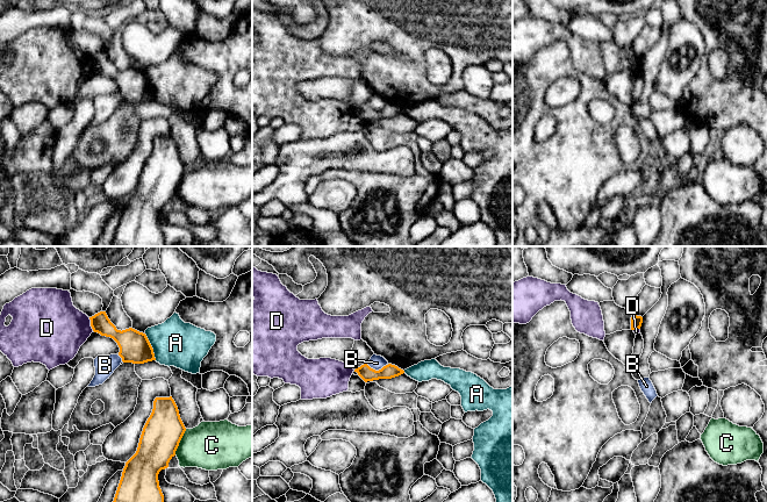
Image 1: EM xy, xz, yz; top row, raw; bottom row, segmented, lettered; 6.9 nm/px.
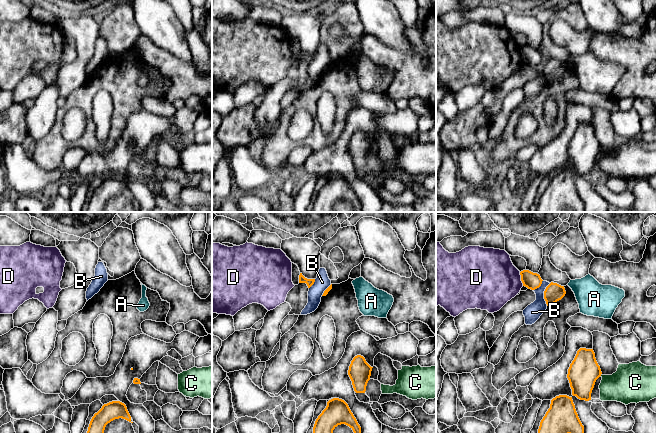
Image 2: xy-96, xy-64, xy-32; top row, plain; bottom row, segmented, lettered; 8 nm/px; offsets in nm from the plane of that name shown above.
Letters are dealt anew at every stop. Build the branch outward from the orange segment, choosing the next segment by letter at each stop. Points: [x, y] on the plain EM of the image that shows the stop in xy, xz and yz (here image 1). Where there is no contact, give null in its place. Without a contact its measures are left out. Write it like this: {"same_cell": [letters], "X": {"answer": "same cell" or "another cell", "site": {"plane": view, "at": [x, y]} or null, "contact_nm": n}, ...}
{"same_cell": [], "A": {"answer": "another cell", "site": {"plane": "xy", "at": [151, 86]}, "contact_nm": 200}, "B": {"answer": "another cell", "site": {"plane": "xz", "at": [379, 109]}, "contact_nm": 160}, "C": {"answer": "another cell", "site": {"plane": "xy", "at": [179, 181]}, "contact_nm": 200}, "D": {"answer": "another cell", "site": {"plane": "xy", "at": [91, 64]}, "contact_nm": 100}}

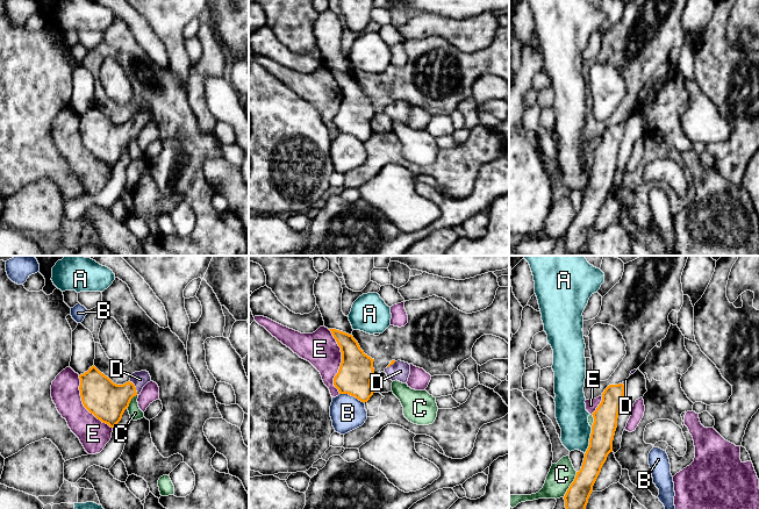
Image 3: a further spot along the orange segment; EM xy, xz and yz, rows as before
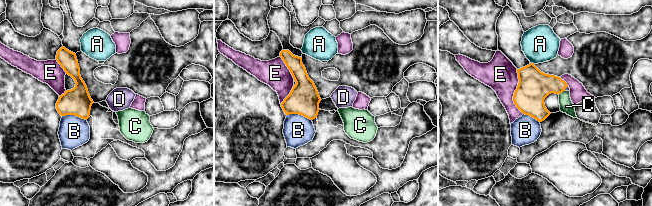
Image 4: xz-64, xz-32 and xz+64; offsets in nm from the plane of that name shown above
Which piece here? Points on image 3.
{"same_cell": ["D"], "A": {"answer": "another cell", "site": {"plane": "yz", "at": [589, 180]}, "contact_nm": 200}, "B": {"answer": "another cell", "site": {"plane": "xz", "at": [352, 135]}, "contact_nm": 190}, "C": {"answer": "another cell", "site": {"plane": "yz", "at": [571, 224]}, "contact_nm": 200}, "D": {"answer": "same cell", "site": {"plane": "xy", "at": [135, 127]}, "contact_nm": 110}, "E": {"answer": "another cell", "site": {"plane": "xz", "at": [342, 101]}, "contact_nm": 460}}

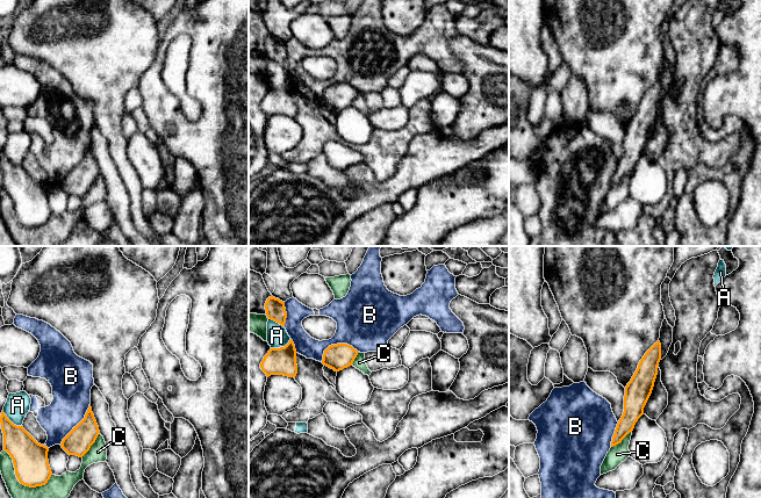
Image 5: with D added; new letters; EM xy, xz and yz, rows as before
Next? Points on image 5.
{"same_cell": [], "A": {"answer": "another cell", "site": {"plane": "xy", "at": [9, 160]}, "contact_nm": 180}, "B": {"answer": "another cell", "site": {"plane": "xz", "at": [337, 84]}, "contact_nm": 280}, "C": {"answer": "another cell", "site": {"plane": "xy", "at": [18, 218]}, "contact_nm": 380}}

